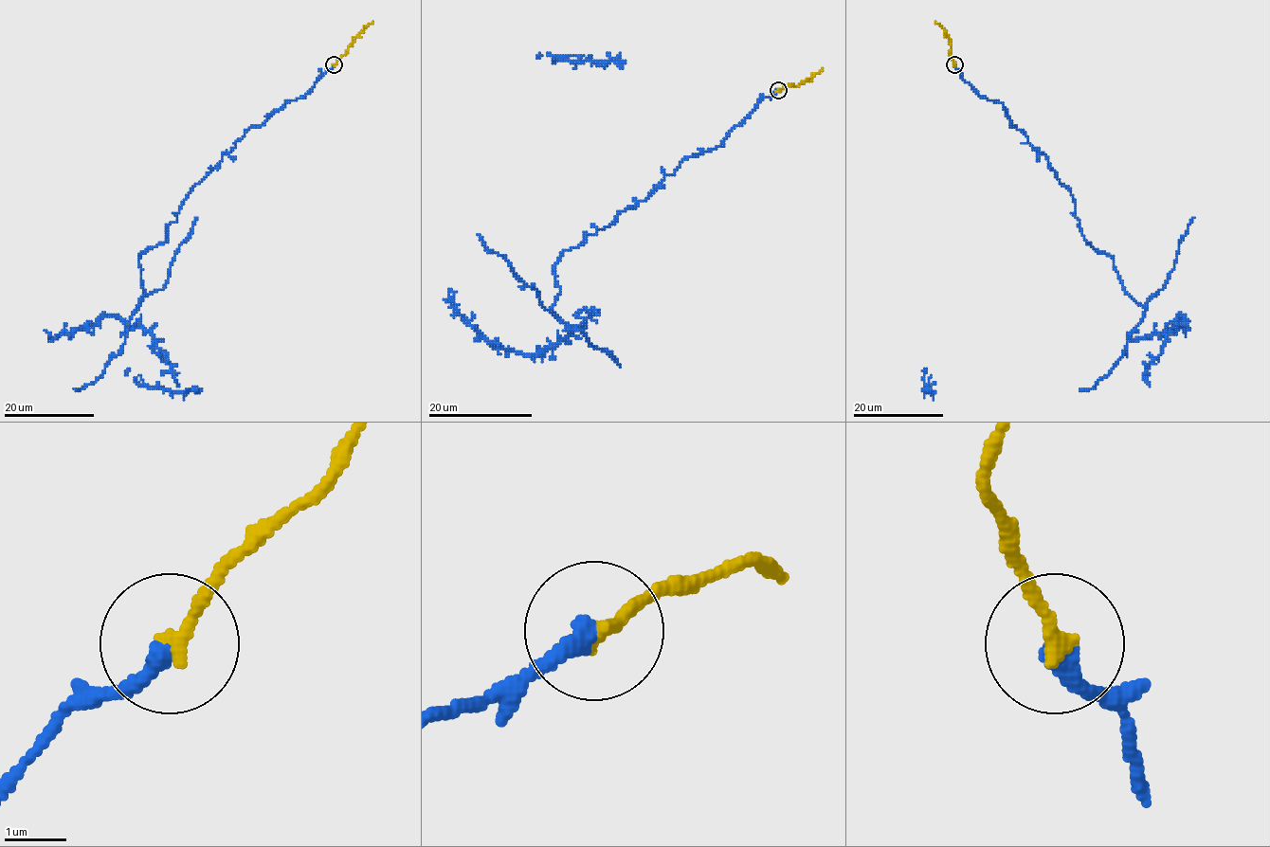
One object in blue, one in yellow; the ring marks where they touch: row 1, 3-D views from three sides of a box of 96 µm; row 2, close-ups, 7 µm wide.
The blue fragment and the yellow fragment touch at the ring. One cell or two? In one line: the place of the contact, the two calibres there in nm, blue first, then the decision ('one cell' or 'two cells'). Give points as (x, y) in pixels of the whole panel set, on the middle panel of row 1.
(778, 90) | 320/300 nm | two cells

